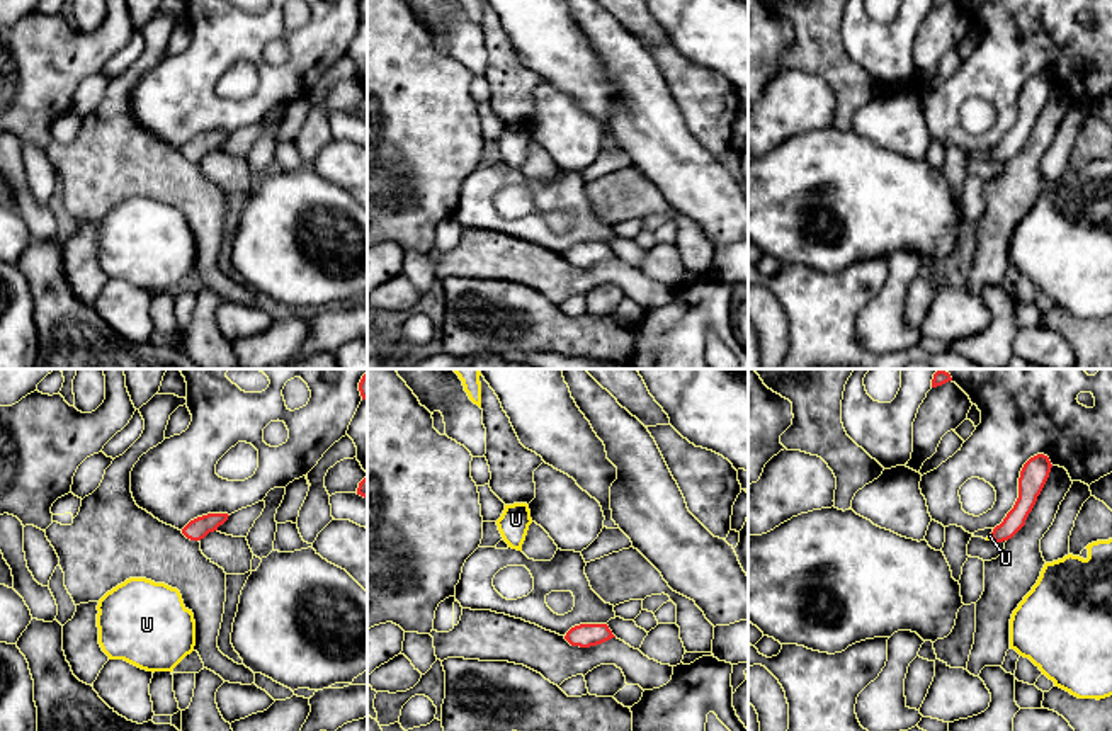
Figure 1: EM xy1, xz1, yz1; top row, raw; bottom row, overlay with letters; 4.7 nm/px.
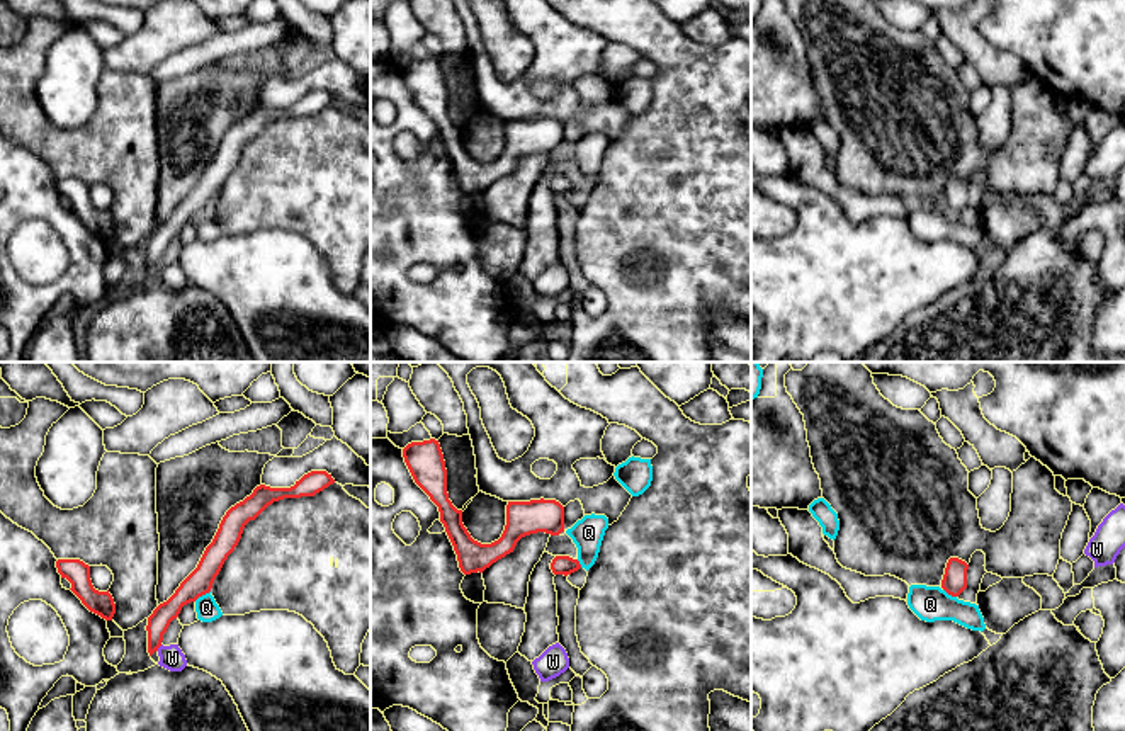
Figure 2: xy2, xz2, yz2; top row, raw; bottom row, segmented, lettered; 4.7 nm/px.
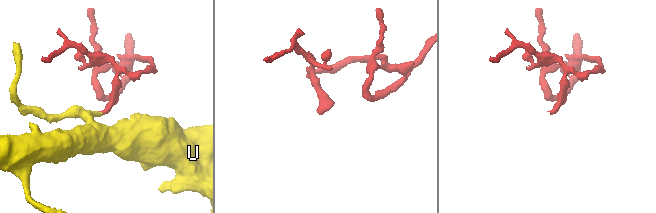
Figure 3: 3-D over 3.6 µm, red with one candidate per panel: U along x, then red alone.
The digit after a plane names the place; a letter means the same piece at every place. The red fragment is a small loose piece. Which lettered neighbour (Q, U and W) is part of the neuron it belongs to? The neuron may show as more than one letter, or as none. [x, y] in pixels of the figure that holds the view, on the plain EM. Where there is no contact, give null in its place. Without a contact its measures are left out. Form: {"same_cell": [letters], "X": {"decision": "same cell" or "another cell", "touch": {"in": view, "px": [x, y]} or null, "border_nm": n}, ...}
{"same_cell": ["U"], "Q": {"decision": "another cell", "touch": {"in": "xy2", "px": [201, 215]}, "border_nm": 90}, "U": {"decision": "same cell", "touch": {"in": "yz1", "px": [992, 157]}, "border_nm": 30}, "W": {"decision": "another cell", "touch": {"in": "xy2", "px": [158, 266]}, "border_nm": 40}}

